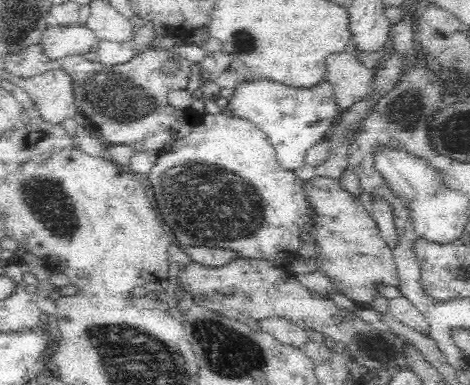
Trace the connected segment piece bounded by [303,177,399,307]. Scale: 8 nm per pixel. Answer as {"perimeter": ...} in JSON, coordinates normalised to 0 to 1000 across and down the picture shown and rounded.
{"perimeter":[[[668,460],[649,473],[645,488],[653,509],[653,525],[668,543],[666,566],[666,621],[677,644],[670,668],[674,699],[689,706],[704,730],[713,753],[749,779],[766,797],[785,797],[787,784],[811,766],[815,745],[849,743],[847,699],[836,668],[836,649],[813,618],[802,577],[787,561],[787,553],[764,527],[764,517],[751,504],[728,491],[728,481],[698,462]]]}

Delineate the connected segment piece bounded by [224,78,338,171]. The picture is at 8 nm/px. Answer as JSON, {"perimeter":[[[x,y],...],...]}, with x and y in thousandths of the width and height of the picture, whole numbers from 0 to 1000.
{"perimeter":[[[549,203],[509,216],[477,294],[538,317],[574,364],[591,429],[602,442],[628,444],[649,426],[651,392],[694,356],[717,301],[719,265],[704,218],[694,208],[662,229],[623,229],[591,210]]]}

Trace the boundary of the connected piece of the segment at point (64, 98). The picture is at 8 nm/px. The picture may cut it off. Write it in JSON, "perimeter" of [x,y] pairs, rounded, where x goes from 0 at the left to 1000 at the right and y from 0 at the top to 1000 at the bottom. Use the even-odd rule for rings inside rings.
{"perimeter":[[[113,179],[60,203],[15,195],[6,210],[60,242],[81,294],[81,312],[128,325],[166,291],[157,268],[153,200],[134,179]]]}

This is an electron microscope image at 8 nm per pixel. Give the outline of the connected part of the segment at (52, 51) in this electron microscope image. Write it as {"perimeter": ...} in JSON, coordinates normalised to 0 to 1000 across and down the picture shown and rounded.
{"perimeter":[[[166,60],[149,65],[136,83],[126,78],[121,65],[102,65],[87,109],[94,143],[106,153],[128,153],[157,140],[198,145],[213,114],[185,68]]]}

